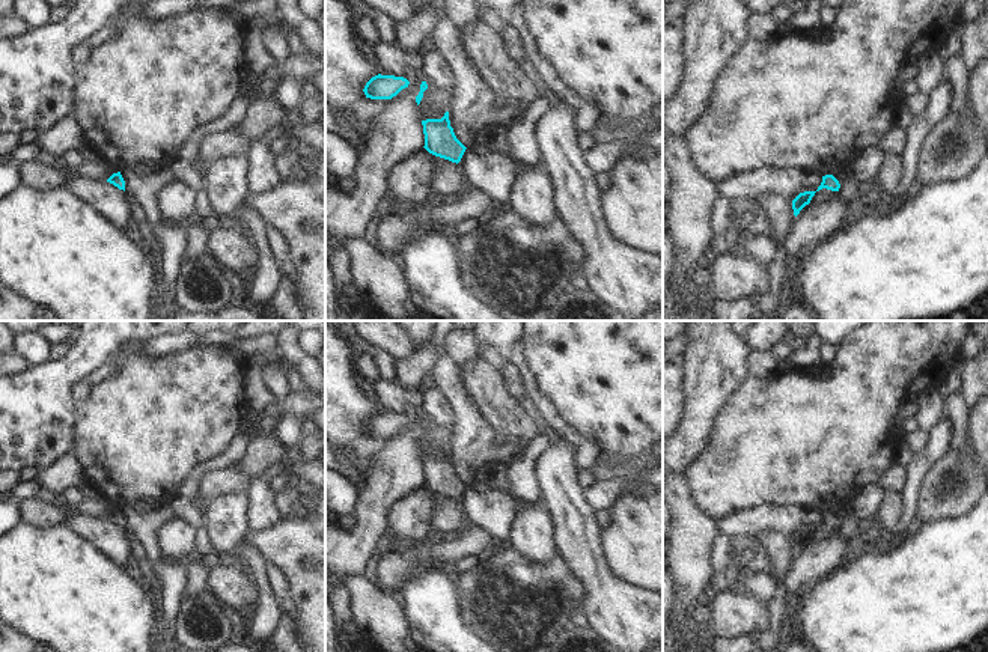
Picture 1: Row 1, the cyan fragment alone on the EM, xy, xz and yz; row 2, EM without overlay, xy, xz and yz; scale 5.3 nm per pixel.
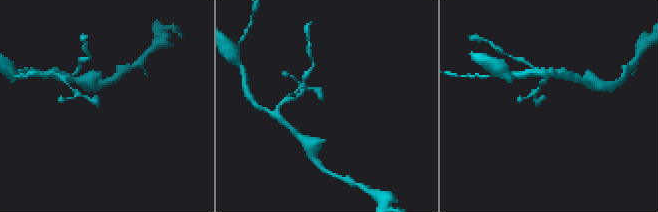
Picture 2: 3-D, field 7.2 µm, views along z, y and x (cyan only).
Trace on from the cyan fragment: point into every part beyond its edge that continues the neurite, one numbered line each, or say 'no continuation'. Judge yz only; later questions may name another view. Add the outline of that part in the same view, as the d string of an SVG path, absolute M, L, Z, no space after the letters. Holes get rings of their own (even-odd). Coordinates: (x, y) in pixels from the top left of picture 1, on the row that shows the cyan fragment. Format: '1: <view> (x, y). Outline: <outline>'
no continuation.

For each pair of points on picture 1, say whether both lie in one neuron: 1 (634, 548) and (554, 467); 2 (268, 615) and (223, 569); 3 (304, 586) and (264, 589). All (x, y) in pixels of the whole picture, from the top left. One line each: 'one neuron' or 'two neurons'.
1: two neurons
2: two neurons
3: two neurons

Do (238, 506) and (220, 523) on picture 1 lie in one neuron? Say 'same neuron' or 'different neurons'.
same neuron

